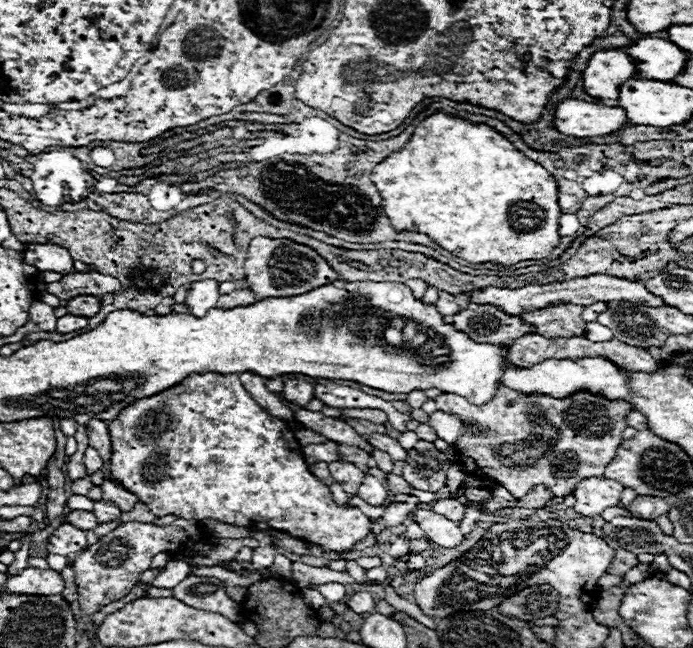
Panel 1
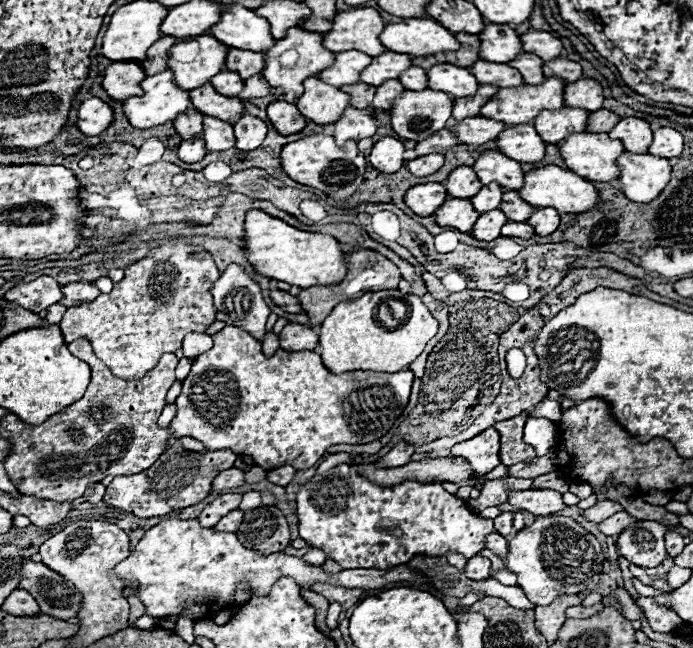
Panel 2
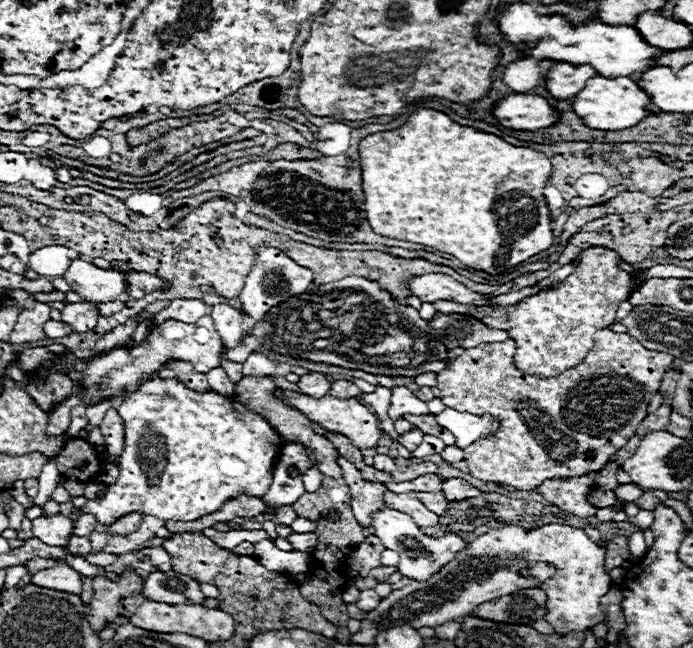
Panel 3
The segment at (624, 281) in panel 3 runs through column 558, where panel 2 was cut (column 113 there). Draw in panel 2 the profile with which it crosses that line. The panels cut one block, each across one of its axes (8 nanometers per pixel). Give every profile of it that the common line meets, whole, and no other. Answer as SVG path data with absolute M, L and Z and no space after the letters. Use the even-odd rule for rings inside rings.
M168 238L162 246L152 248L144 258L130 264L124 270L124 278L114 284L112 292L100 294L94 302L68 308L60 322L62 336L66 342L74 342L76 338L90 340L96 356L112 370L114 376L124 380L138 380L148 370L152 370L152 366L156 366L162 354L176 352L188 332L204 332L216 320L216 308L210 294L216 278L220 278L220 272L210 252L200 246L186 244L180 238Z

